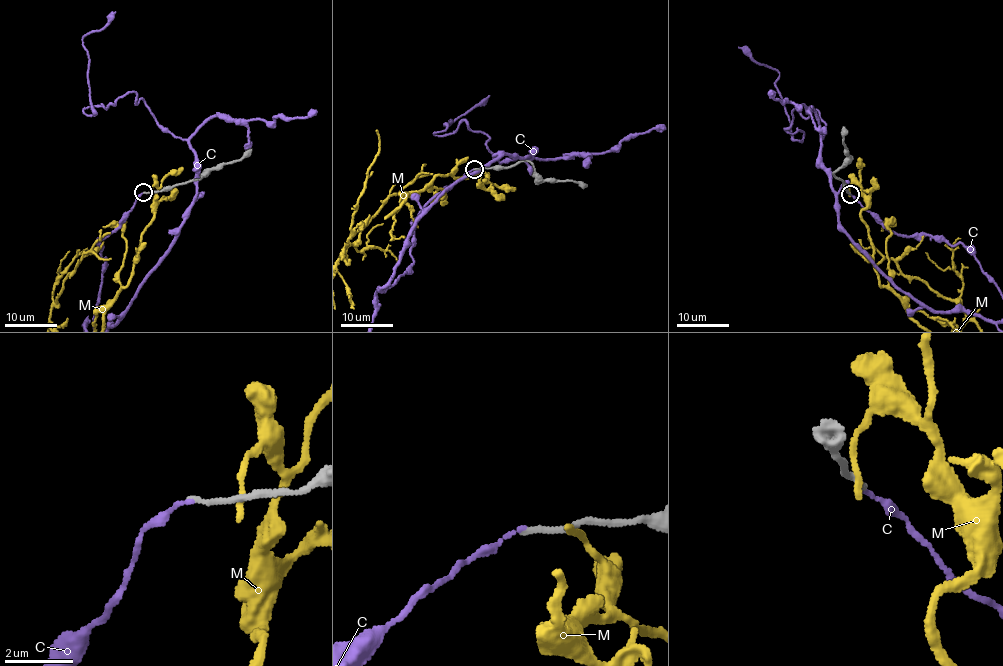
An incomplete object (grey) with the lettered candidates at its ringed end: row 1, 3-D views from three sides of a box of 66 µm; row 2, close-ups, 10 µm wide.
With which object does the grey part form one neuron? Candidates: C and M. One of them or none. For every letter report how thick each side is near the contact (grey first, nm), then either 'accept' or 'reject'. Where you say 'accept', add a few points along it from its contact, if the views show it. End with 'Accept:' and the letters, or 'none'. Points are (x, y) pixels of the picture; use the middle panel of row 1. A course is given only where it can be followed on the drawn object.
C: calibres 170 and 100 nm; reject
M: calibres 170 and 220 nm; reject
Accept: none

